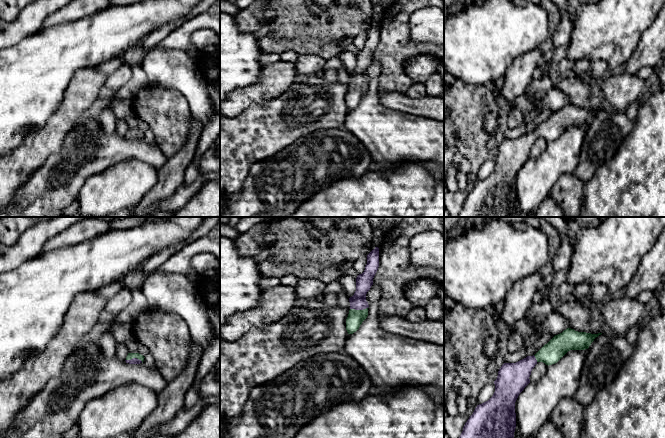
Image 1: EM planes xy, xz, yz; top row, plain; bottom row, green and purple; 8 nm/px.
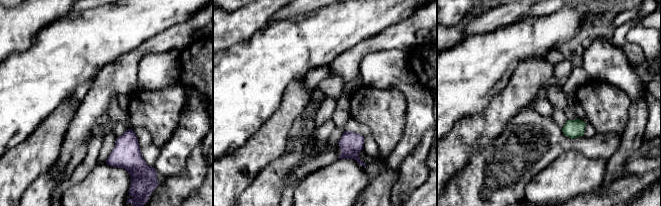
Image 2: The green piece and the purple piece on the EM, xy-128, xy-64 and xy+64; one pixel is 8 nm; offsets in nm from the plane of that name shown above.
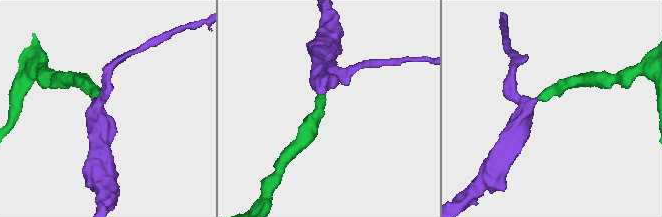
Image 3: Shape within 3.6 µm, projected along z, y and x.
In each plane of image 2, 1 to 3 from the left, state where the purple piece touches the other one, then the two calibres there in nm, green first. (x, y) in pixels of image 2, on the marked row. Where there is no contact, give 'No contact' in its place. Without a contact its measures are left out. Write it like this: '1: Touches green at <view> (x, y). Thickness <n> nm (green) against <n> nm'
1: No contact
2: No contact
3: No contact

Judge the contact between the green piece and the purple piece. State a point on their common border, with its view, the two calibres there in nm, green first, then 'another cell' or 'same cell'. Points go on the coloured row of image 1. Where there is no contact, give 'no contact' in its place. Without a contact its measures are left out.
meets green in xz at (358, 310); 130 nm thick on the green side, 140 nm on the other; same cell

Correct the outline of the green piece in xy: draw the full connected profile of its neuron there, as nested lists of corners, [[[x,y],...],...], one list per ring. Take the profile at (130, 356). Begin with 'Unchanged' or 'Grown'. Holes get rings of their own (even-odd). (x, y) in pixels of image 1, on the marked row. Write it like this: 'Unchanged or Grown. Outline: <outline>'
Grown. Outline: [[[128,353],[126,357],[126,363],[129,364],[140,364],[144,361],[144,356],[139,353]]]

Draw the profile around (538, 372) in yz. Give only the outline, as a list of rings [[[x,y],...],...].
[[[537,362],[535,367],[531,371],[531,375],[529,377],[530,382],[535,383],[540,379],[542,379],[547,373],[547,369],[548,369],[548,365],[546,365],[543,362]]]

